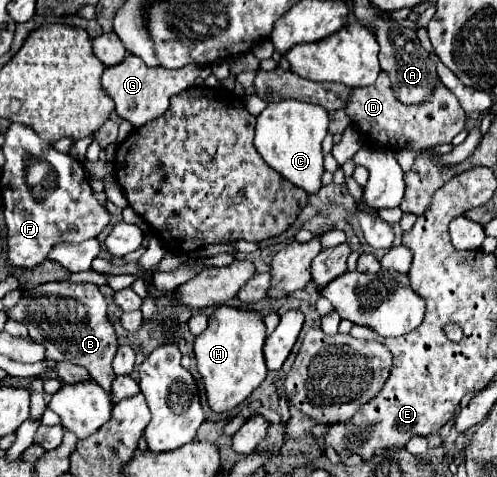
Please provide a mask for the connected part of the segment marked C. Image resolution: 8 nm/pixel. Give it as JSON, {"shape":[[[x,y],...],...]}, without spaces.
{"shape":[[[279,101],[269,103],[257,117],[255,131],[255,149],[267,161],[271,169],[275,169],[285,181],[303,189],[305,193],[317,193],[323,183],[323,151],[321,141],[327,135],[327,111],[319,109],[319,105],[301,103],[301,101]]]}

